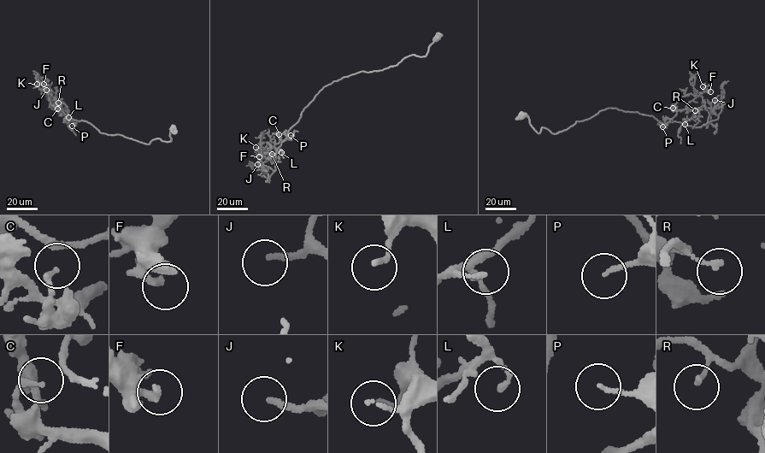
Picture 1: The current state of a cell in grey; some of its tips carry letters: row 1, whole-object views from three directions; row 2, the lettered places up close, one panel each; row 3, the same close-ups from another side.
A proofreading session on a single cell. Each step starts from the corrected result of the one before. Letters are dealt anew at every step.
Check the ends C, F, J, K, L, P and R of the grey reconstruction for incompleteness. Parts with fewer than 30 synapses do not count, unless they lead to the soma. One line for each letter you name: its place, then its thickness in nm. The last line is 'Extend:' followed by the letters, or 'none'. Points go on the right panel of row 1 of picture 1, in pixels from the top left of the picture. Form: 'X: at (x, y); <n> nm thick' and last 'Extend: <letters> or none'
J: at (714, 100); 200 nm thick
Extend: J

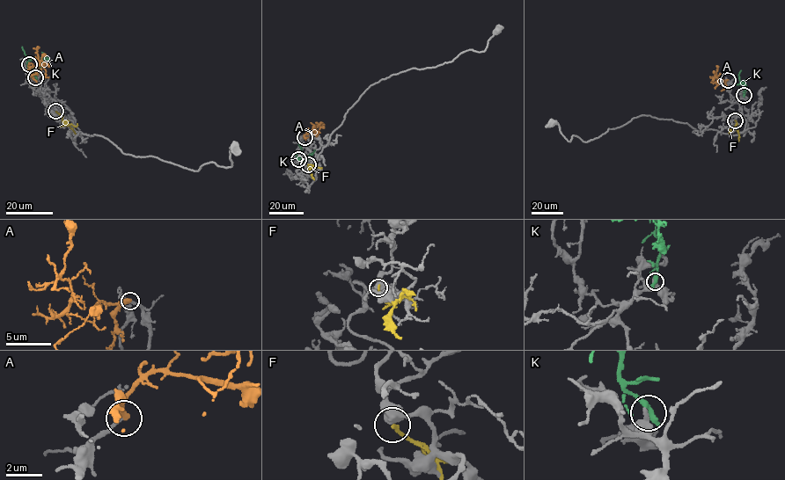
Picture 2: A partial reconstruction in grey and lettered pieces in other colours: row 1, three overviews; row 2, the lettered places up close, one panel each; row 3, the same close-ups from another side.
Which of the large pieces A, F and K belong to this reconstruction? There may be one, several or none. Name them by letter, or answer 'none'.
none

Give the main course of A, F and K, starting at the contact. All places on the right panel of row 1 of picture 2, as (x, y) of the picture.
A: (728, 79), (722, 80), (722, 83), (716, 82), (716, 66)
F: (736, 120), (738, 141)
K: (744, 95), (745, 89), (738, 75), (741, 70)

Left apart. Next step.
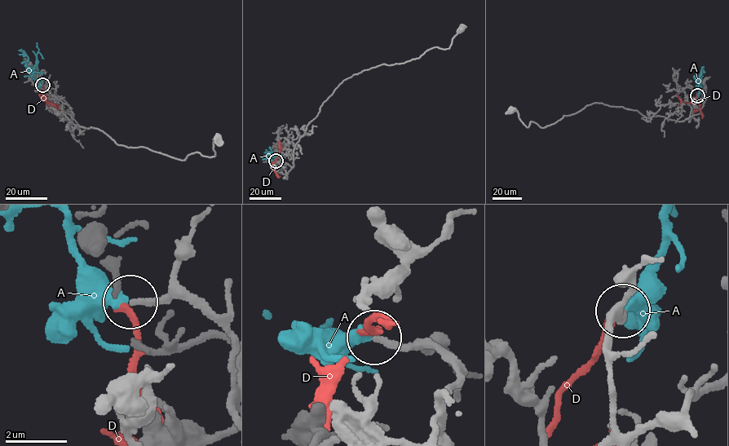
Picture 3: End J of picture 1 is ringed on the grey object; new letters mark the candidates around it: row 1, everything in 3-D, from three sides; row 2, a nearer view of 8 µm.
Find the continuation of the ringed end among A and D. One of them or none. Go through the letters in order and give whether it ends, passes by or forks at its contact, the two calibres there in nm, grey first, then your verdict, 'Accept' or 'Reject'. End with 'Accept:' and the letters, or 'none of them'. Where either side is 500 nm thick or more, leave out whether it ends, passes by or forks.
A: It ends there. Thickness 200 nm (grey) against 440 nm. Accept
D: It ends there. Thickness 200 nm (grey) against 220 nm. Reject
Accept: A

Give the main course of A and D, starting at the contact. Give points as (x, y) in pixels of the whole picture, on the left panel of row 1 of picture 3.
A: (42, 85), (38, 79), (31, 77), (37, 66), (39, 49), (36, 42)
D: (42, 86), (45, 99), (59, 110)

